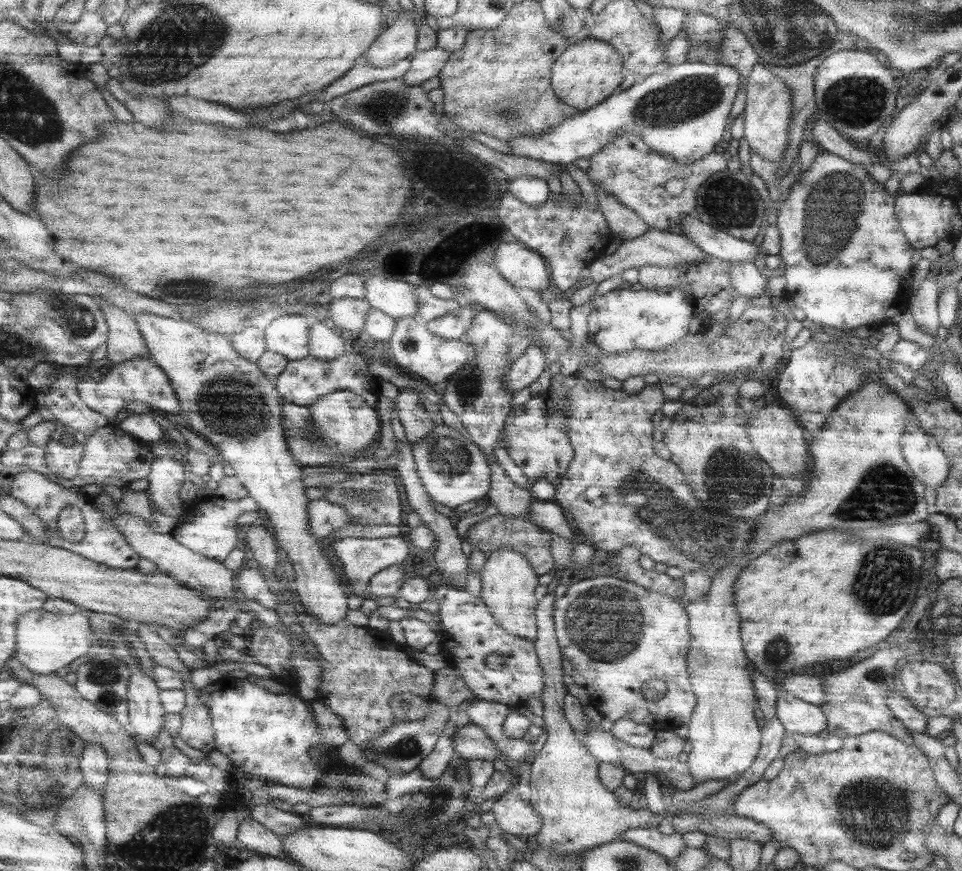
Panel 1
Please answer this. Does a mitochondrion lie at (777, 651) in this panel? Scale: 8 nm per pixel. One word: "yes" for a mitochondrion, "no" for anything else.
yes

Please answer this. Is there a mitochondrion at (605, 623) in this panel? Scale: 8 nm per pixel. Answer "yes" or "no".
yes

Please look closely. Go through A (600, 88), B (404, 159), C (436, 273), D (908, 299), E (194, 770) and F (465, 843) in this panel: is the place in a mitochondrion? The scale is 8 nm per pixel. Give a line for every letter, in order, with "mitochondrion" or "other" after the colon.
A: other
B: other
C: other
D: other
E: other
F: other

